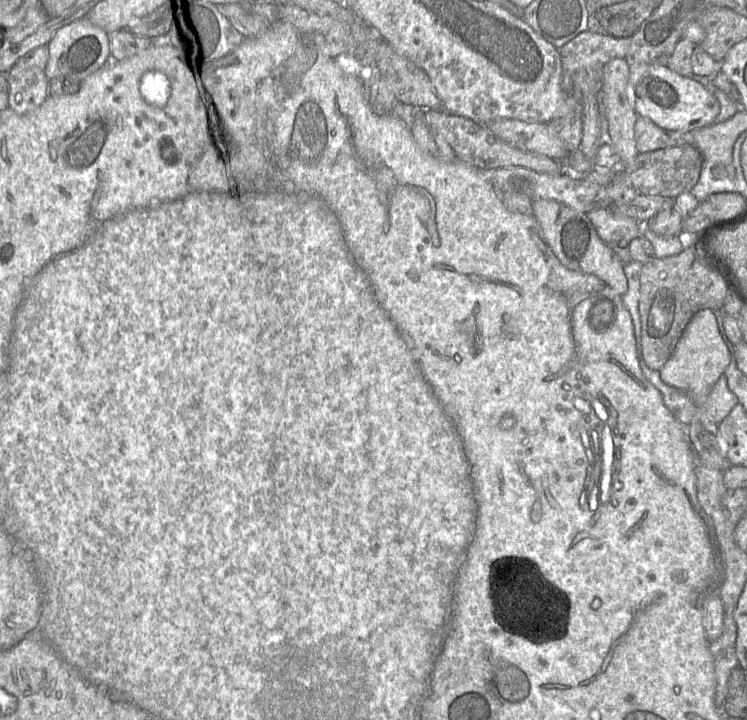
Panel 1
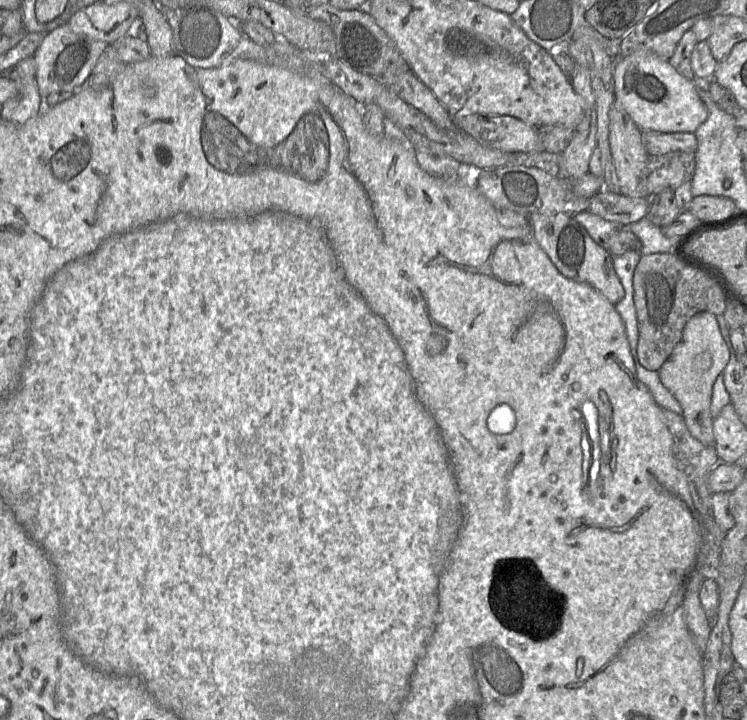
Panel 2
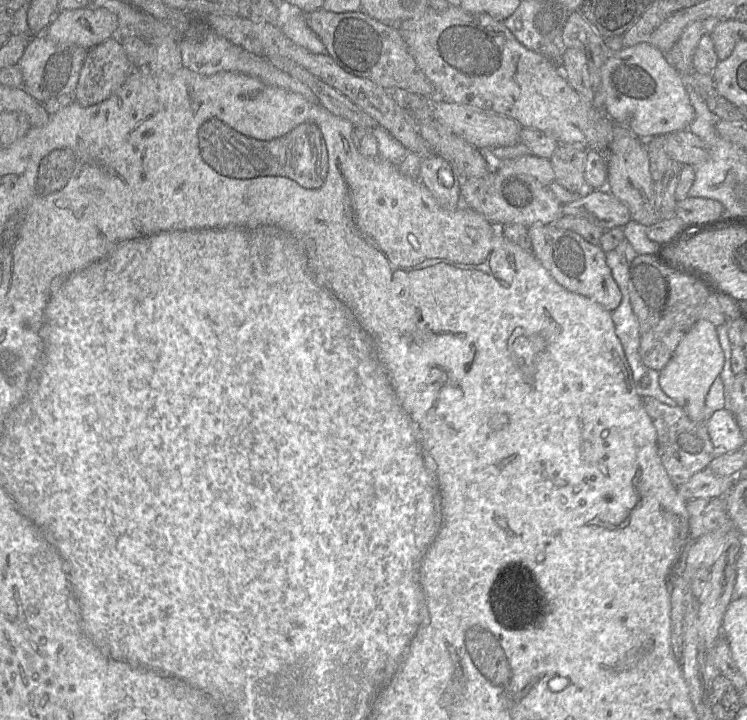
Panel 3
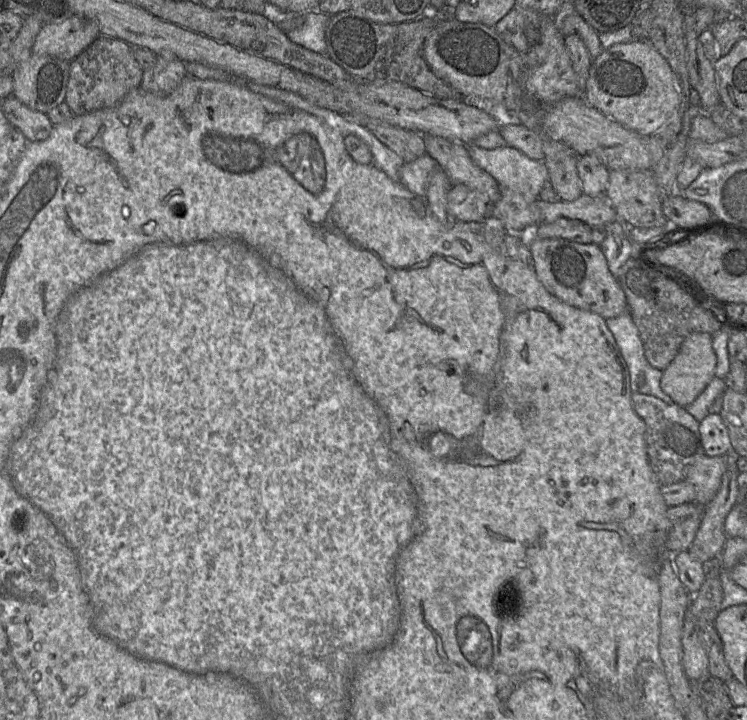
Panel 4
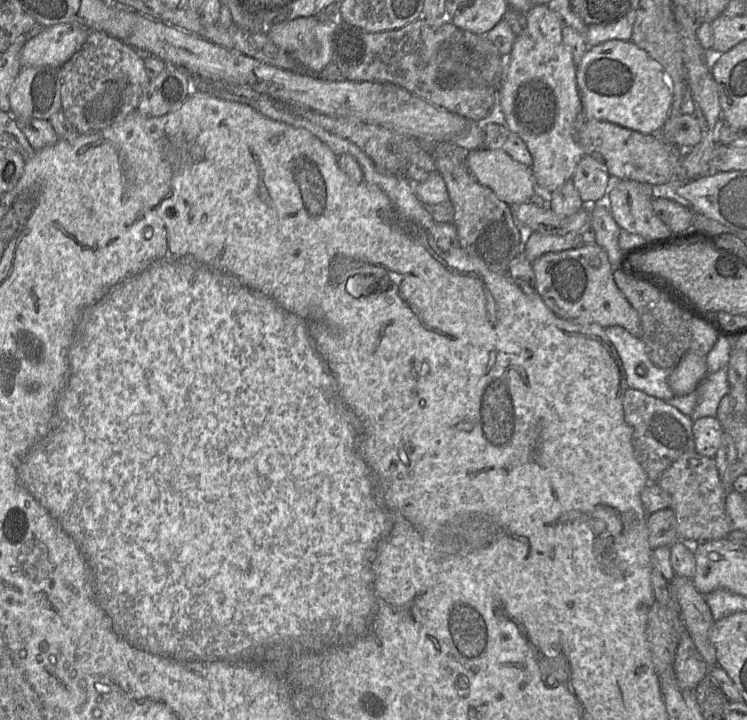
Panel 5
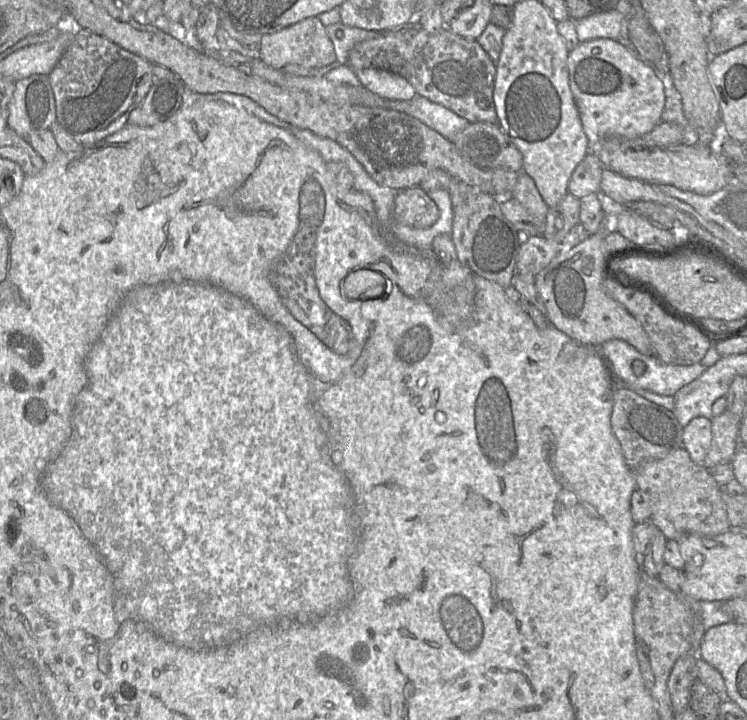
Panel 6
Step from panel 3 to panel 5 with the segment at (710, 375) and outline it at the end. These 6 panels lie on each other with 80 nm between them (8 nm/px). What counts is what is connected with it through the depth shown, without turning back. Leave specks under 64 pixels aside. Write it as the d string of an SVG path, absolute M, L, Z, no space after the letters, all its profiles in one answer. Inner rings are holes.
M689 351L673 368L668 383L674 395L685 396L694 392L707 374L706 356Z

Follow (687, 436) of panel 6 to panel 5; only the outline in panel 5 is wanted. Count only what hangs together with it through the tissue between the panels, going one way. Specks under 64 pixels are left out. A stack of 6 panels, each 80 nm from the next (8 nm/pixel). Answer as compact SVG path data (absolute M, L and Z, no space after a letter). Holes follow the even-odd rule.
M701 417L693 422L695 452L714 458L722 440L724 430L717 417Z

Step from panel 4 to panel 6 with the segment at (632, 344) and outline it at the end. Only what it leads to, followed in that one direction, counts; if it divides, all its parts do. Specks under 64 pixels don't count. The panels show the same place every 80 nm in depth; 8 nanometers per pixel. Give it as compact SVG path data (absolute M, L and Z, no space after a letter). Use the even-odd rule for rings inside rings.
M613 339L601 345L604 356L609 360L619 387L633 385L659 395L674 396L682 387L697 379L707 368L700 362L692 365L663 363L655 355L646 356L624 340Z

